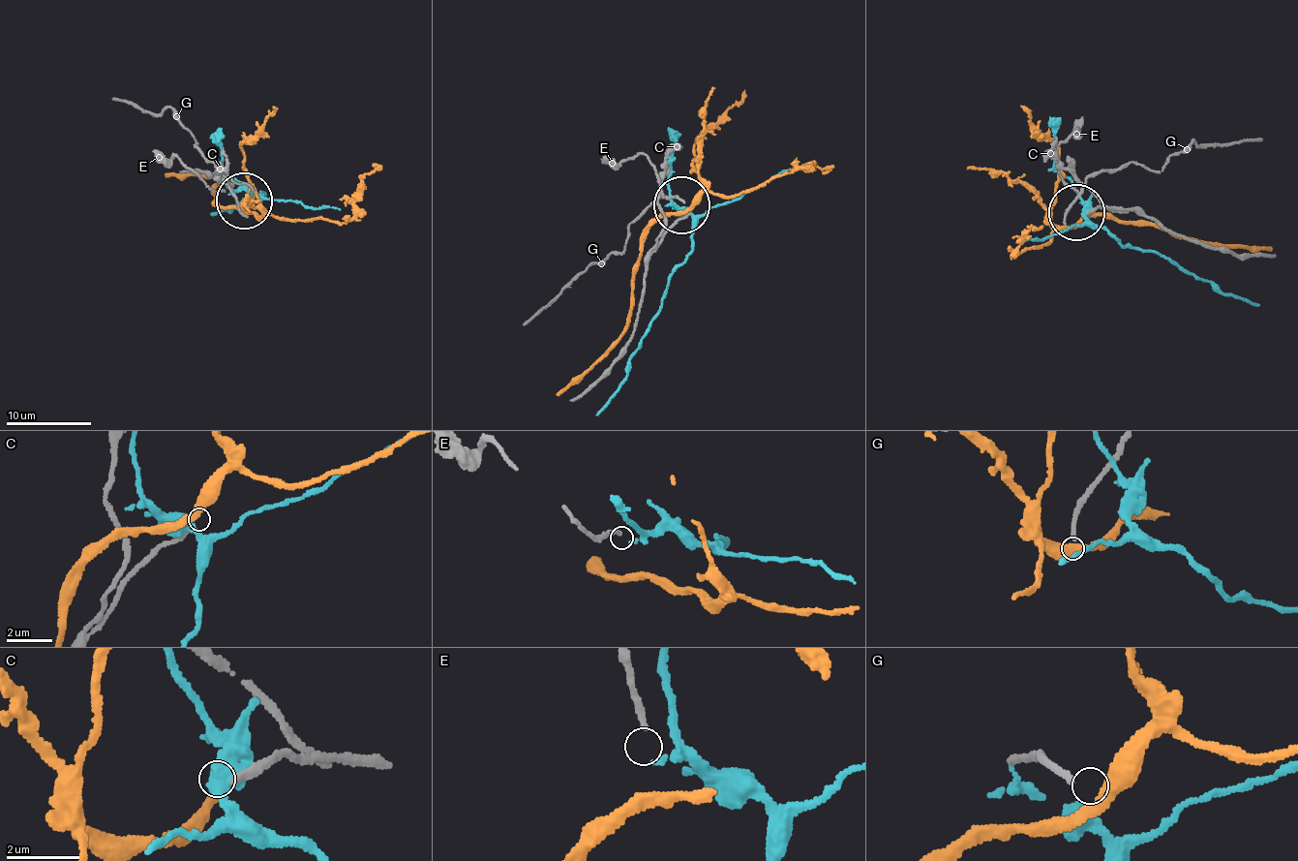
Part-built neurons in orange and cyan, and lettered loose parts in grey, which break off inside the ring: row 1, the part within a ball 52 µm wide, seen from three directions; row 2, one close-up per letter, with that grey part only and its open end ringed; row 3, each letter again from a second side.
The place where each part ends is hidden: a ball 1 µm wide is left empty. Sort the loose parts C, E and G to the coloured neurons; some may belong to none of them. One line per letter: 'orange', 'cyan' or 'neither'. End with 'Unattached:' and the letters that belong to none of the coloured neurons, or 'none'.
C: neither
E: cyan
G: neither
Unattached: C, G

